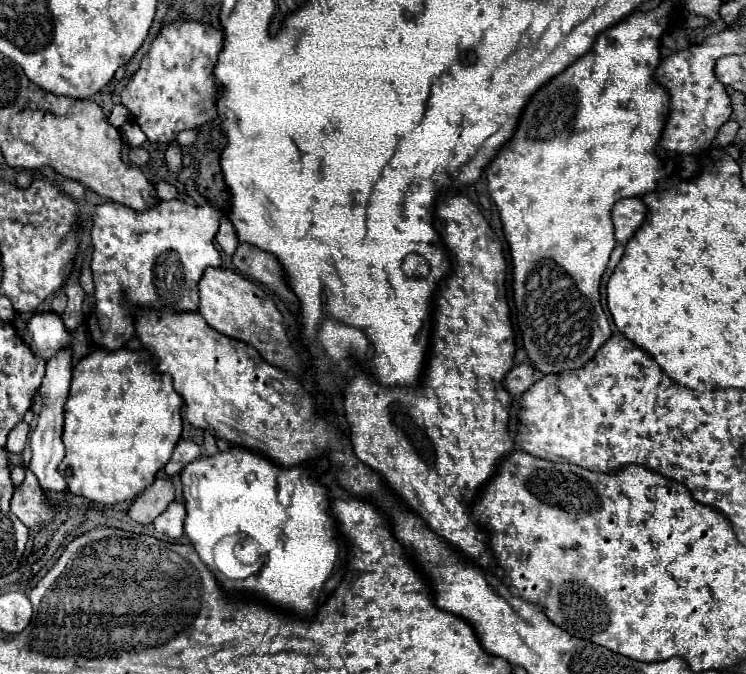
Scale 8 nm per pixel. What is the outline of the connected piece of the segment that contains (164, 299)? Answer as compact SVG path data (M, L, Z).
M170 200L158 202L156 206L138 212L118 202L106 202L94 206L92 212L92 274L96 284L96 314L94 318L86 320L90 336L96 346L104 350L118 350L122 348L132 336L132 310L126 308L120 300L126 294L130 306L148 306L156 310L198 310L198 280L208 266L220 266L220 252L214 246L214 236L218 232L218 224L224 210L220 210L212 202L204 202L202 206L192 206L184 200Z

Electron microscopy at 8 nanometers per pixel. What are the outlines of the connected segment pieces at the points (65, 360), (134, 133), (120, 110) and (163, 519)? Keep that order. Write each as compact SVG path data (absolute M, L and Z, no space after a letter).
M70 348L60 350L56 356L46 362L46 374L40 386L42 394L42 412L38 416L38 426L30 436L30 446L32 446L32 460L30 460L30 470L36 474L40 480L42 490L66 490L64 478L58 474L58 464L64 458L64 444L62 444L62 416L64 416L64 404L68 398L68 390L72 377L72 352Z
M127 121L120 131L124 141L131 147L140 147L147 141L145 134L133 121Z
M122 104L114 106L114 110L112 110L112 114L110 114L108 122L110 122L110 124L114 124L114 126L118 126L118 124L124 124L126 120L128 120L128 108L126 108L126 106L122 106Z
M172 502L152 524L154 524L156 532L166 534L168 538L180 538L182 528L184 528L184 518L186 518L184 504Z

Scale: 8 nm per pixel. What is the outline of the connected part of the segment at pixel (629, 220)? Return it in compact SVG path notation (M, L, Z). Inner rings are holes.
M622 198L612 208L612 224L614 224L614 238L620 244L626 244L628 238L638 230L638 226L646 218L646 206L640 198Z

